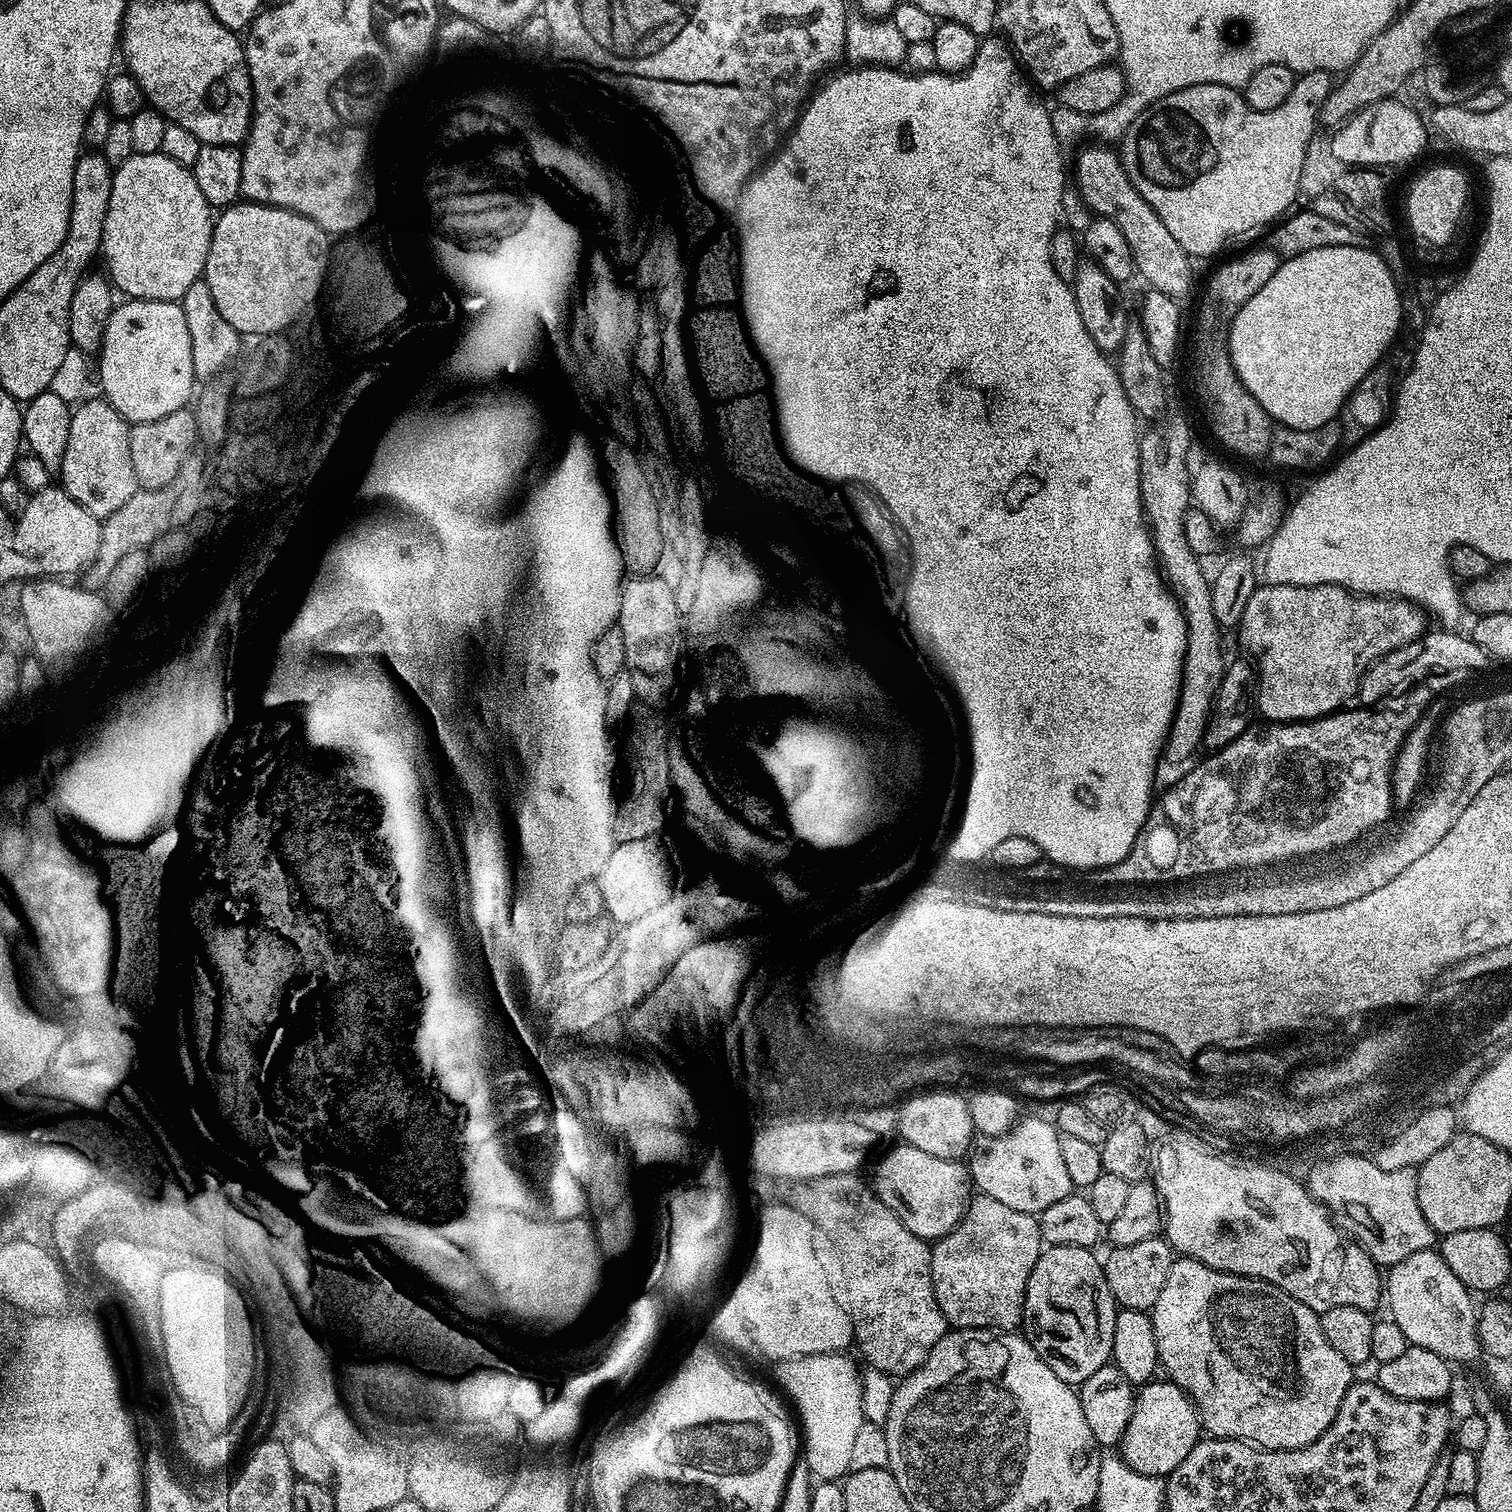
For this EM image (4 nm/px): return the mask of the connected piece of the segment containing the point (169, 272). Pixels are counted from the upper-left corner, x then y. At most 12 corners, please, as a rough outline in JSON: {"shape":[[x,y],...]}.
{"shape":[[161,151],[115,165],[100,217],[107,279],[158,300],[189,279],[210,224]]}

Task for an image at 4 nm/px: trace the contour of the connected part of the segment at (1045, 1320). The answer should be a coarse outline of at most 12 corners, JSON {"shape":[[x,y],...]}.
{"shape":[[1091,1248],[1041,1251],[1023,1335],[1062,1382],[1112,1360],[1118,1305]]}

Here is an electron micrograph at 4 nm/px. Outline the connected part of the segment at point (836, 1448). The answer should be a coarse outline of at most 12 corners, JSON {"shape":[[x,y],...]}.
{"shape":[[804,1356],[780,1380],[820,1482],[849,1475],[866,1421],[861,1369]]}

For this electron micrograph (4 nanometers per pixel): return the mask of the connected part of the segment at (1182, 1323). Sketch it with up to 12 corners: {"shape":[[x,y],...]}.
{"shape":[[1173,1259],[1159,1363],[1203,1431],[1274,1452],[1354,1366],[1273,1284]]}

